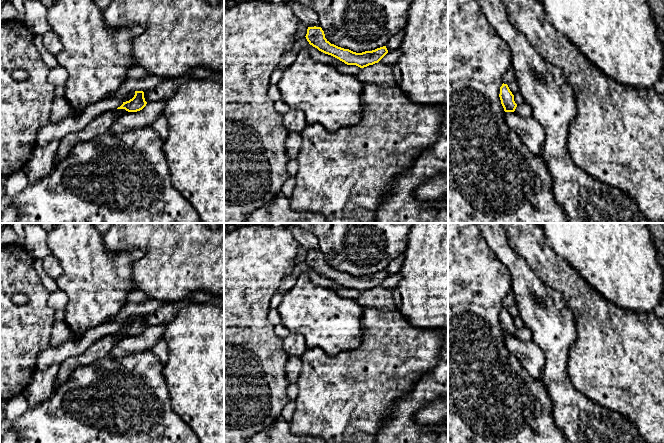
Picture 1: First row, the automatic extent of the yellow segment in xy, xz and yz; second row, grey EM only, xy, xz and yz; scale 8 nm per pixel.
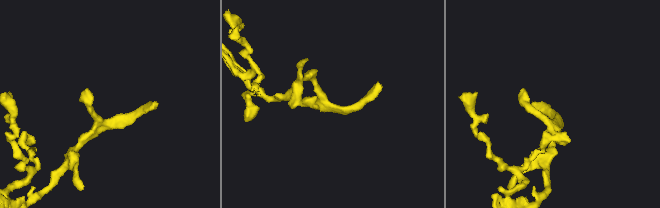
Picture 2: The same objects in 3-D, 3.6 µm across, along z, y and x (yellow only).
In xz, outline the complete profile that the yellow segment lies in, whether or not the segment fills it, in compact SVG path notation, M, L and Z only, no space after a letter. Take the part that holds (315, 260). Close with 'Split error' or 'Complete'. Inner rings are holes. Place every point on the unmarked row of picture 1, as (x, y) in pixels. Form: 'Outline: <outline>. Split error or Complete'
Outline: M308 251L306 263L310 269L319 275L331 279L347 289L356 289L360 292L378 287L387 277L386 270L372 275L356 277L349 273L344 273L331 268L326 262L321 251Z. Complete

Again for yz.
Outline: M502 308L500 311L500 318L499 318L501 328L504 332L505 336L514 336L517 328L514 325L514 319L510 315L507 308Z. Complete

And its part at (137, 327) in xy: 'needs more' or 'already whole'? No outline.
already whole

